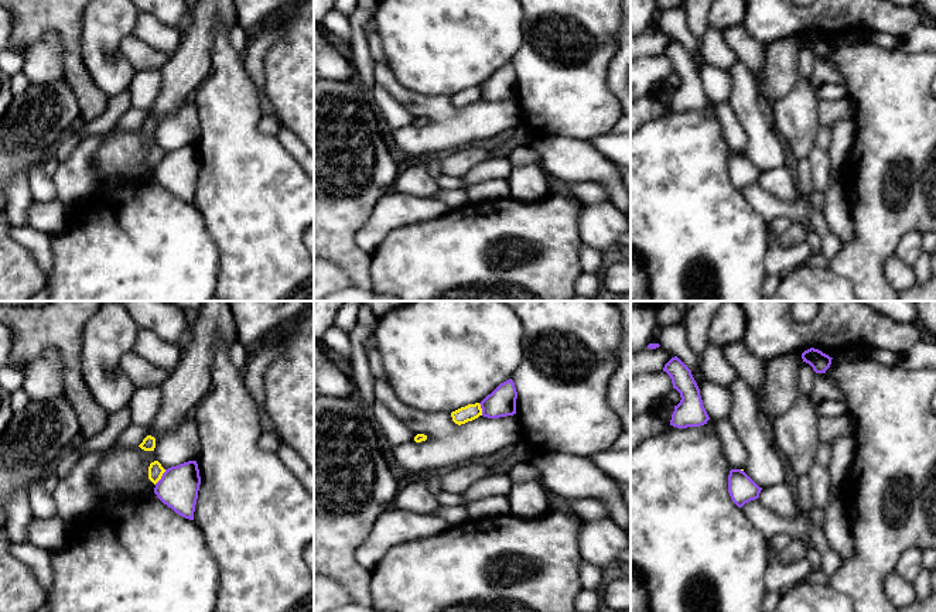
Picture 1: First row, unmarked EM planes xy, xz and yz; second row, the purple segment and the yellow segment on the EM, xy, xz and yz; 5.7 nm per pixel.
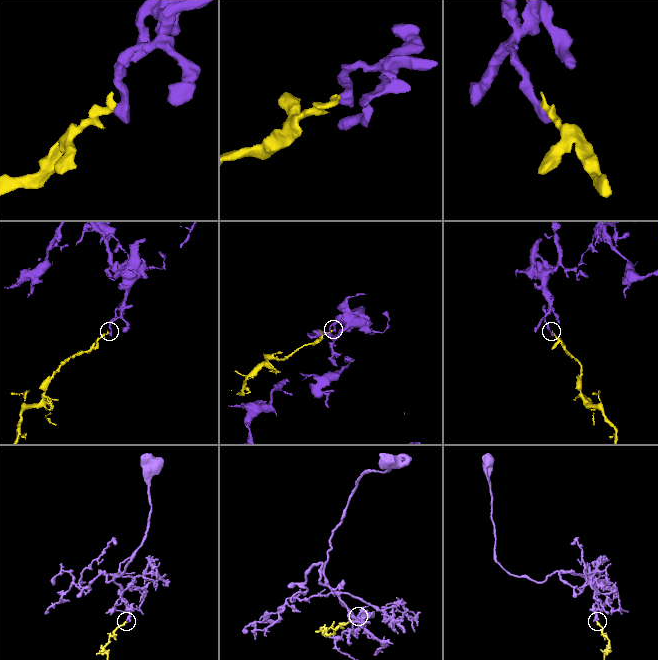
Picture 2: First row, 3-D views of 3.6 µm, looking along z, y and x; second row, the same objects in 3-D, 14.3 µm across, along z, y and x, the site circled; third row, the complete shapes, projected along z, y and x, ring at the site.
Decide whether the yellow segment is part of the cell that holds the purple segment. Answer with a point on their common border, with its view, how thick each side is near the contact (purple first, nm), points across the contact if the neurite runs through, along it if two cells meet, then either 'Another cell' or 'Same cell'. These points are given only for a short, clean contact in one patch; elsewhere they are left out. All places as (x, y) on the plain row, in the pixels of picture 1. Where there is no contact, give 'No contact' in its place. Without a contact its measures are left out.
Touches purple at xy (161, 160). Thickness 220 nm (purple) against 90 nm. Boundary: xy (166, 153), (154, 167). Another cell

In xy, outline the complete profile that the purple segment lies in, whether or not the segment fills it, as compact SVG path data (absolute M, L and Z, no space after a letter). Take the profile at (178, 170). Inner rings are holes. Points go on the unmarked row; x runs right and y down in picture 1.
M197 144L165 153L156 167L154 177L180 199L194 204L201 160Z

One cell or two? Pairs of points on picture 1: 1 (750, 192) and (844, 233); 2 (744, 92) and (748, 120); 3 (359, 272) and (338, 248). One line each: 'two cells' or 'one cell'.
1: two cells
2: one cell
3: one cell

